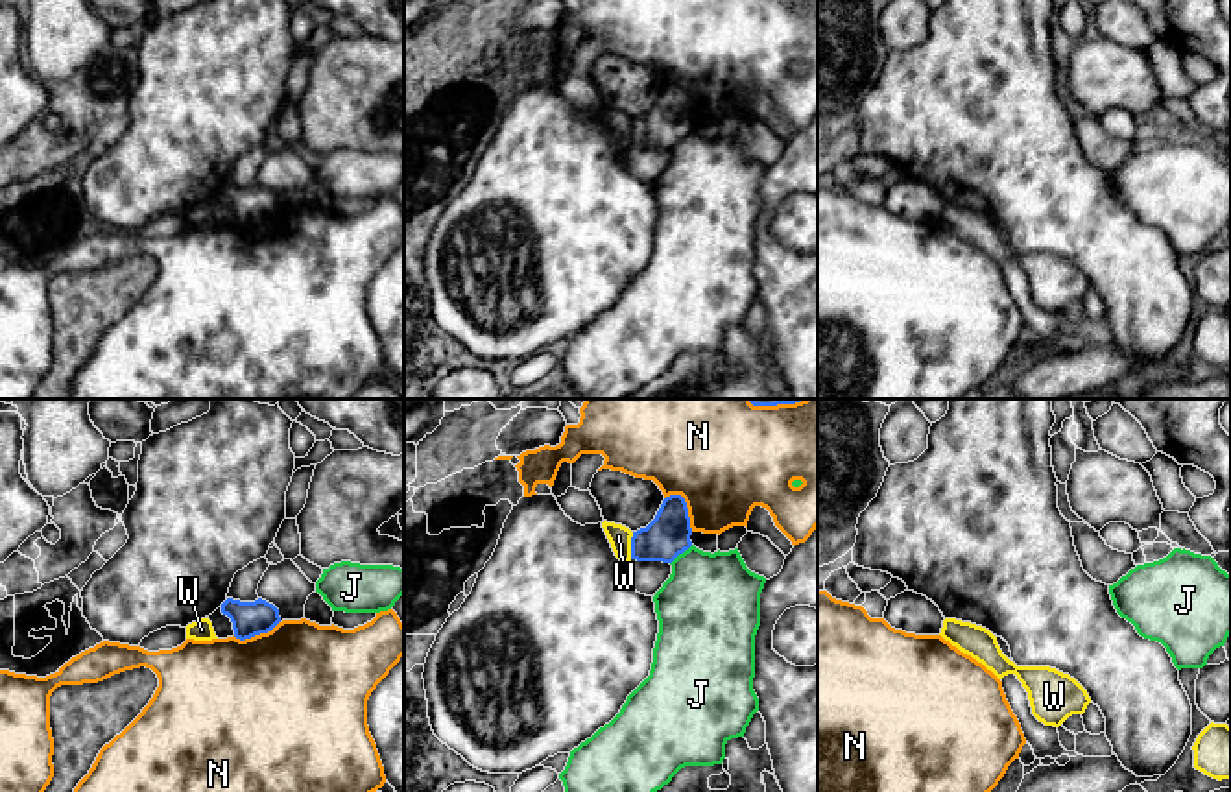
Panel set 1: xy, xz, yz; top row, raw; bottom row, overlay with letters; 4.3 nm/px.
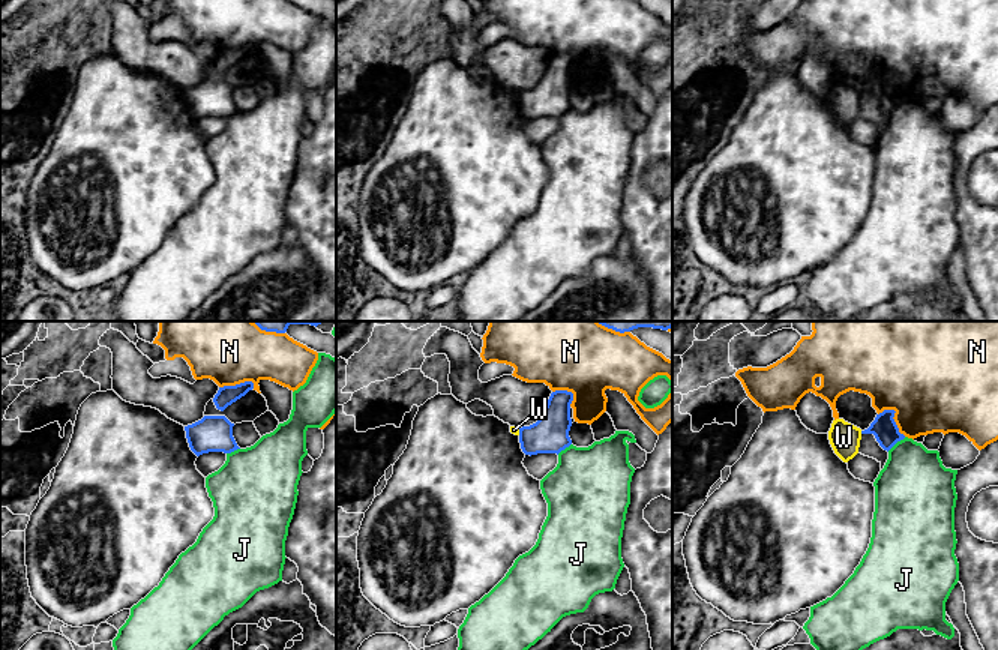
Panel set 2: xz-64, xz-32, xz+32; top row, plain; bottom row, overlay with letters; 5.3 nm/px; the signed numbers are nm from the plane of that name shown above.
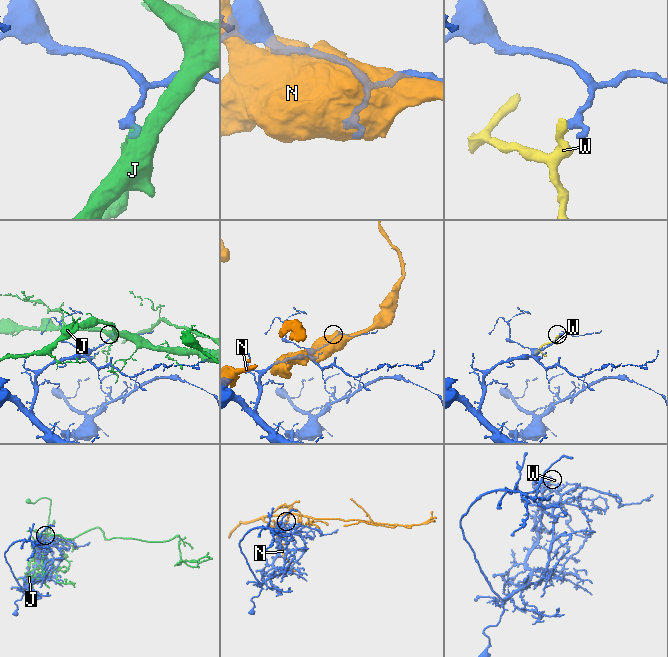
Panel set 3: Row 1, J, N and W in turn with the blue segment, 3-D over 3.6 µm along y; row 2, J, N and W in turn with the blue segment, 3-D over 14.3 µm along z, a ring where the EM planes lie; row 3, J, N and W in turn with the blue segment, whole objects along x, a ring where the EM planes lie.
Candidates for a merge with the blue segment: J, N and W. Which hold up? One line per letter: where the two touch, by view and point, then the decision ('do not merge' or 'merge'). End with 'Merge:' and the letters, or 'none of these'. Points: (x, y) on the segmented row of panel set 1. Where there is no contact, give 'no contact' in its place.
J: meets blue in xz at (681, 552); do not merge
N: meets blue in xz at (685, 506); do not merge
W: meets blue in xz at (632, 545); do not merge
Merge: none of these

